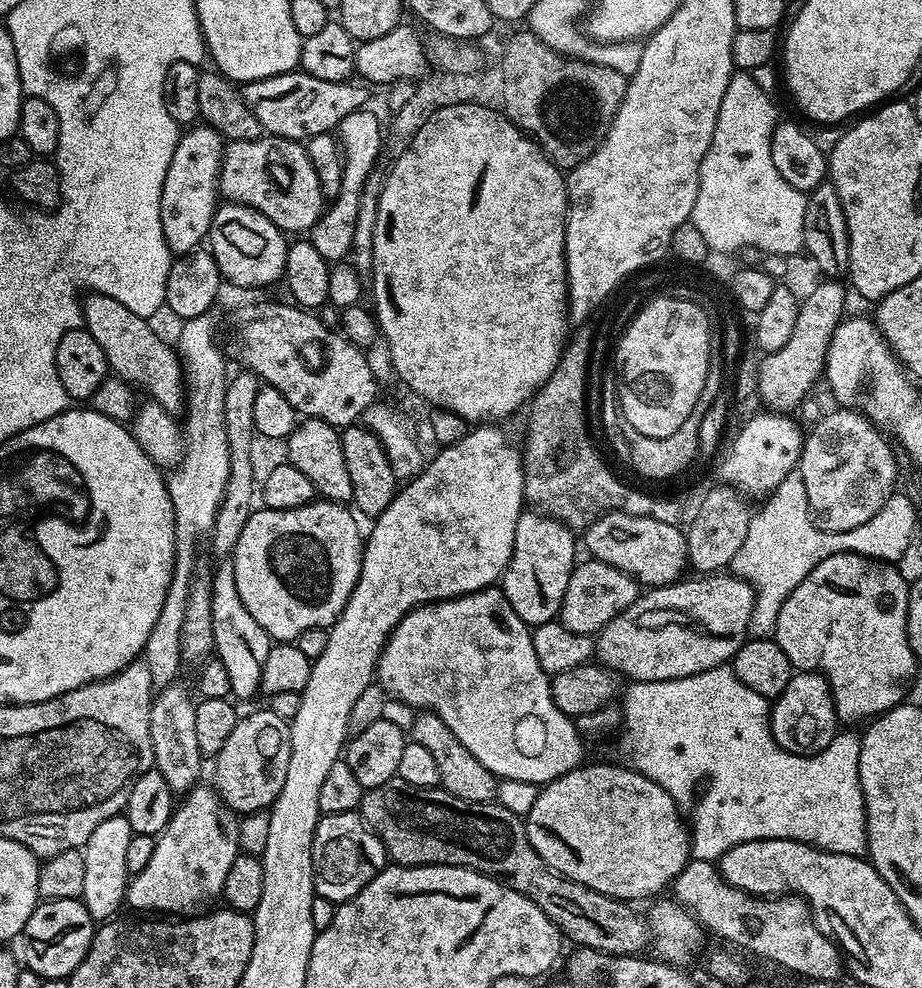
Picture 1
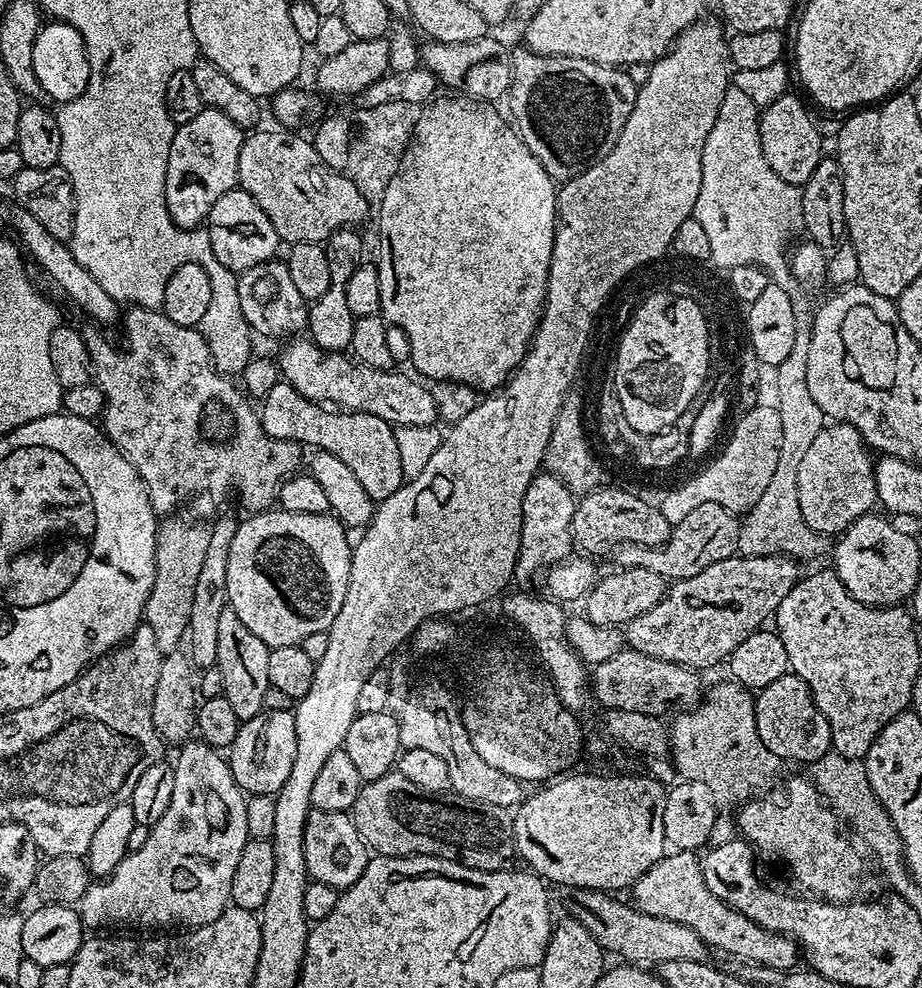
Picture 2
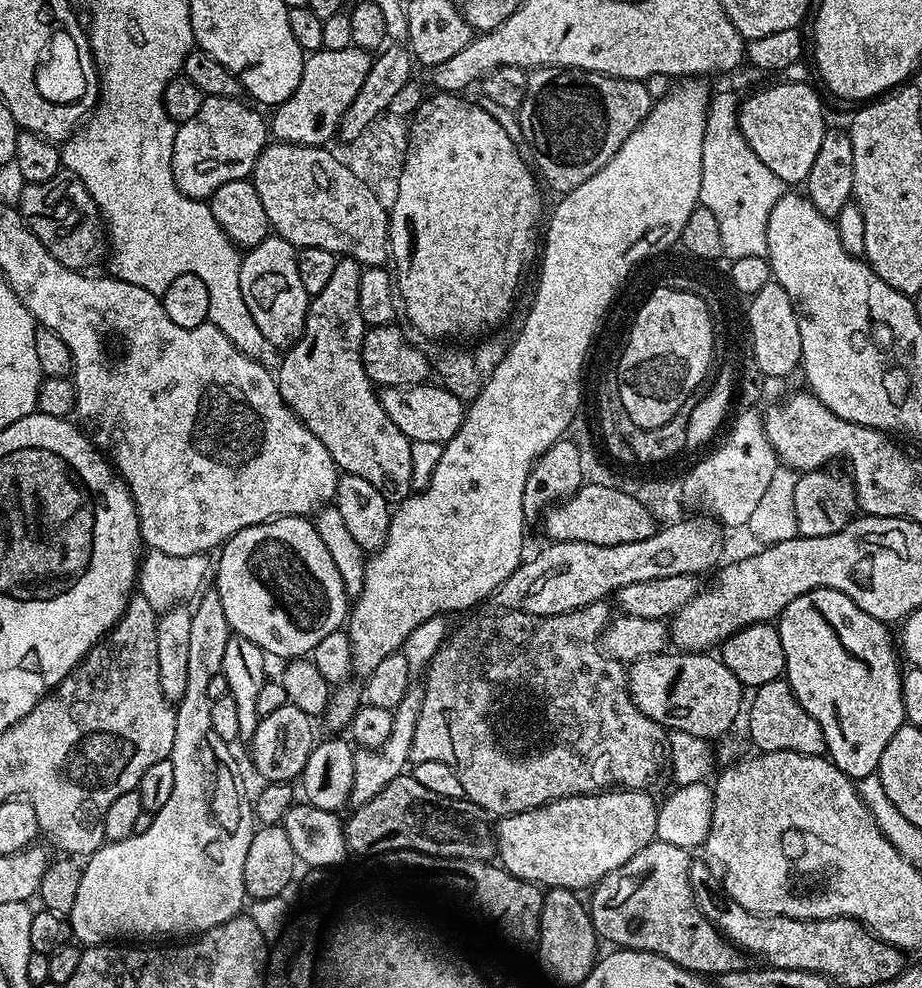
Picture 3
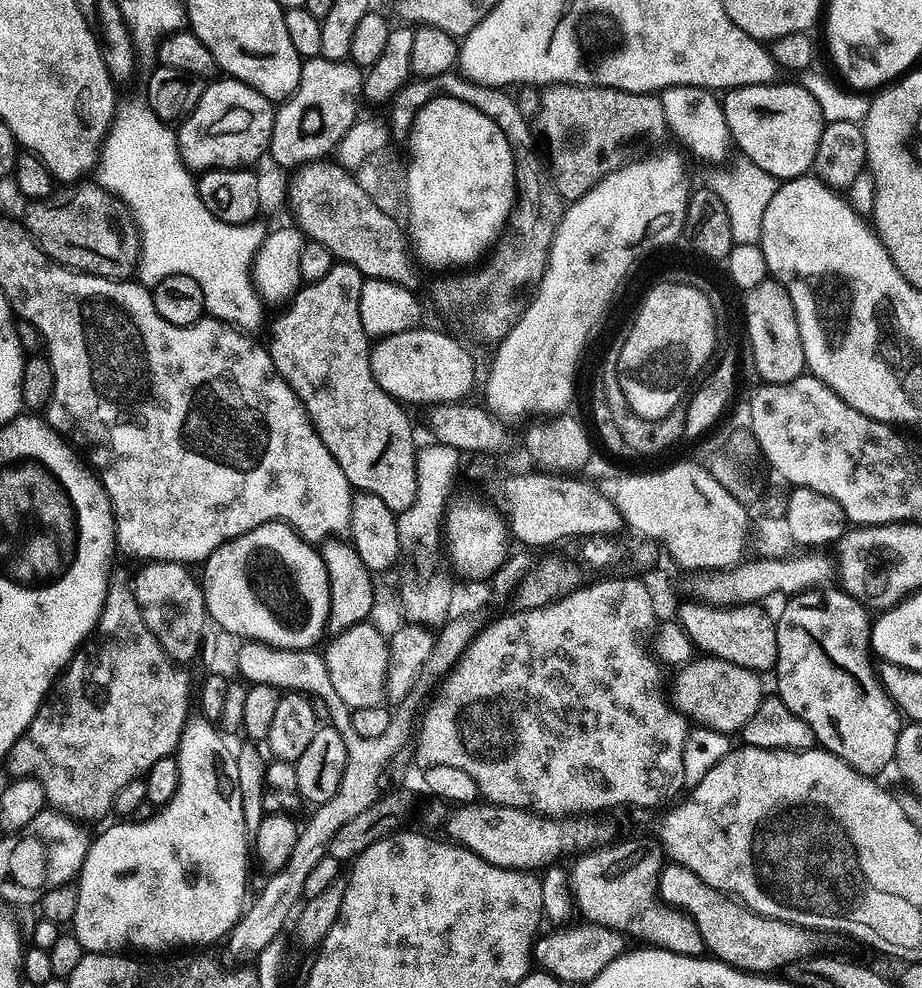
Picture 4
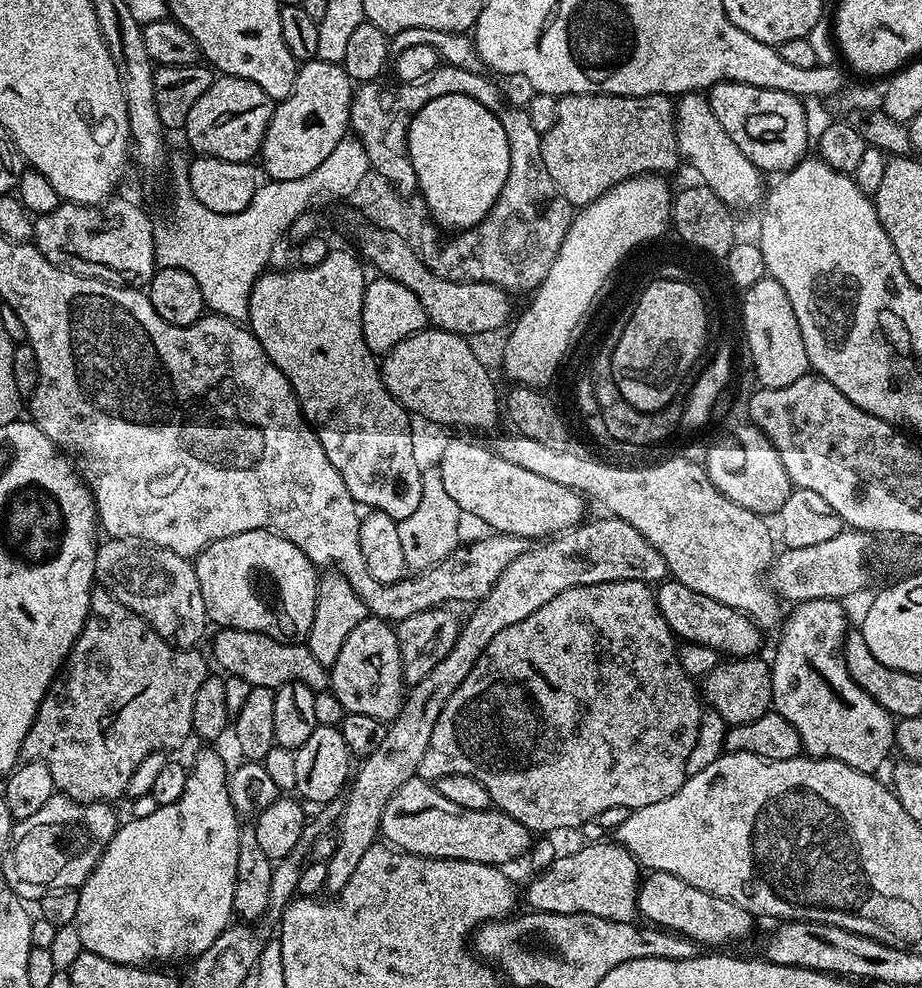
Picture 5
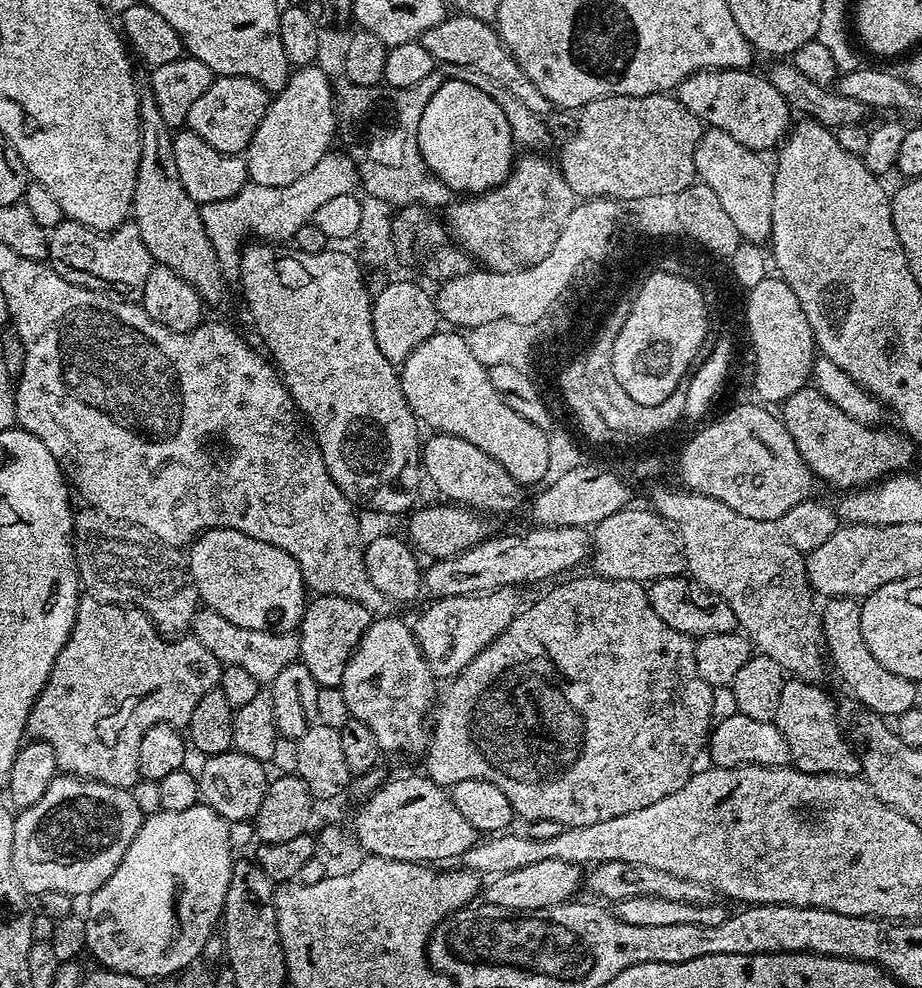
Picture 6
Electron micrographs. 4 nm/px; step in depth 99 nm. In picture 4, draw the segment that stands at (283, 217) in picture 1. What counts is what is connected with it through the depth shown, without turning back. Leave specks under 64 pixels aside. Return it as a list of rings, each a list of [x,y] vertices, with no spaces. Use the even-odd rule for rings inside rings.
[[[327,159],[313,160],[311,164],[301,164],[291,173],[292,185],[288,188],[288,204],[292,207],[293,218],[296,219],[292,219],[295,227],[299,228],[307,239],[326,246],[326,250],[330,250],[330,254],[337,261],[354,266],[364,277],[389,280],[413,290],[419,289],[420,276],[416,273],[417,265],[410,255],[405,229],[396,225],[397,217],[376,206],[368,188],[360,184],[349,169],[341,168],[336,162],[328,163]]]

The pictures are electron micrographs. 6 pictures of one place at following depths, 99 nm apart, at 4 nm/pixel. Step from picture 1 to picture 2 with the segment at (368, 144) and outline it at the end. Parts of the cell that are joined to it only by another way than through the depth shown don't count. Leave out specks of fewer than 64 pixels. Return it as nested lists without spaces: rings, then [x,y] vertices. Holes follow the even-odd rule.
[[[352,226],[340,228],[324,244],[326,258],[330,258],[332,285],[330,290],[326,290],[326,294],[322,294],[322,298],[311,301],[306,332],[312,335],[310,337],[311,343],[317,348],[324,349],[325,352],[338,352],[347,349],[352,342],[356,317],[352,315],[350,305],[346,302],[344,287],[346,282],[350,282],[350,274],[354,274],[356,267],[365,259],[364,240],[356,231],[357,229]]]

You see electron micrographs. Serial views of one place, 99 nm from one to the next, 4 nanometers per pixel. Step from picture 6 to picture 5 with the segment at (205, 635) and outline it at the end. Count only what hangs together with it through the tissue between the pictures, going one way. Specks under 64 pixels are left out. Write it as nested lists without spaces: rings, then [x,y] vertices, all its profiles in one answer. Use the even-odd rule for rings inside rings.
[[[223,628],[217,631],[212,642],[215,660],[227,675],[244,678],[256,688],[277,689],[284,684],[299,683],[310,686],[312,691],[325,691],[329,687],[328,670],[310,653],[302,642],[281,641],[257,631]]]

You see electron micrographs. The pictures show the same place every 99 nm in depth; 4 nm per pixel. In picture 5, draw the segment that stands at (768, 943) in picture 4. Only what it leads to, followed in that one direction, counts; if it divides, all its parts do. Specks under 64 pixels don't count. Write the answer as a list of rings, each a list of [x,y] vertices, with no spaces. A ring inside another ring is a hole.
[[[649,871],[641,879],[636,890],[636,911],[645,916],[649,925],[670,932],[680,932],[683,936],[704,944],[724,944],[727,940],[740,940],[752,932],[753,913],[726,898],[706,894],[690,882],[682,882],[674,874]]]

